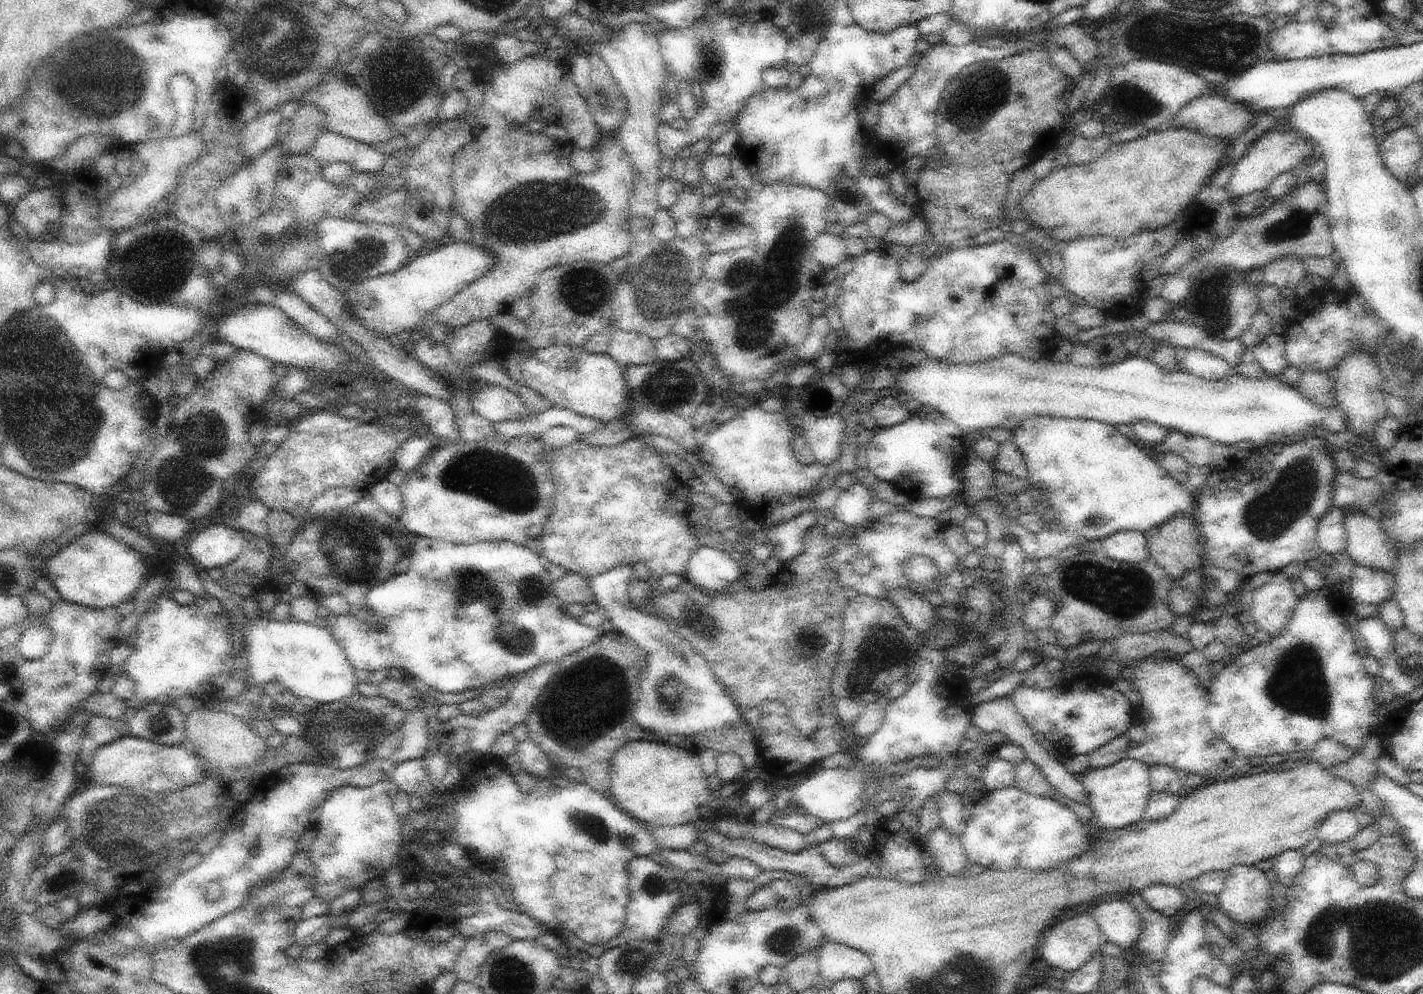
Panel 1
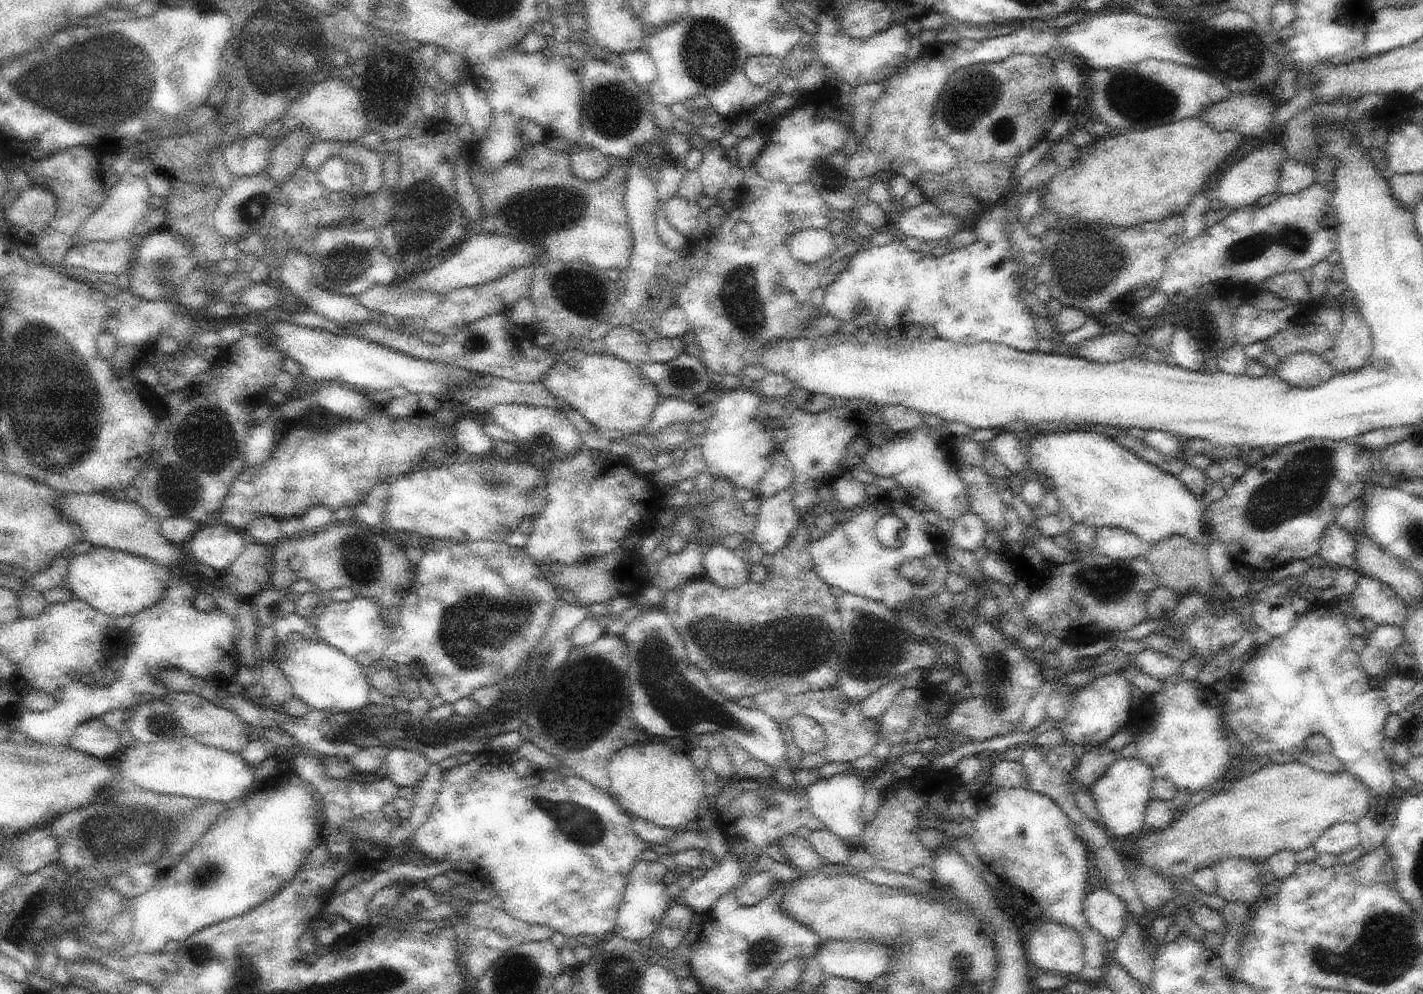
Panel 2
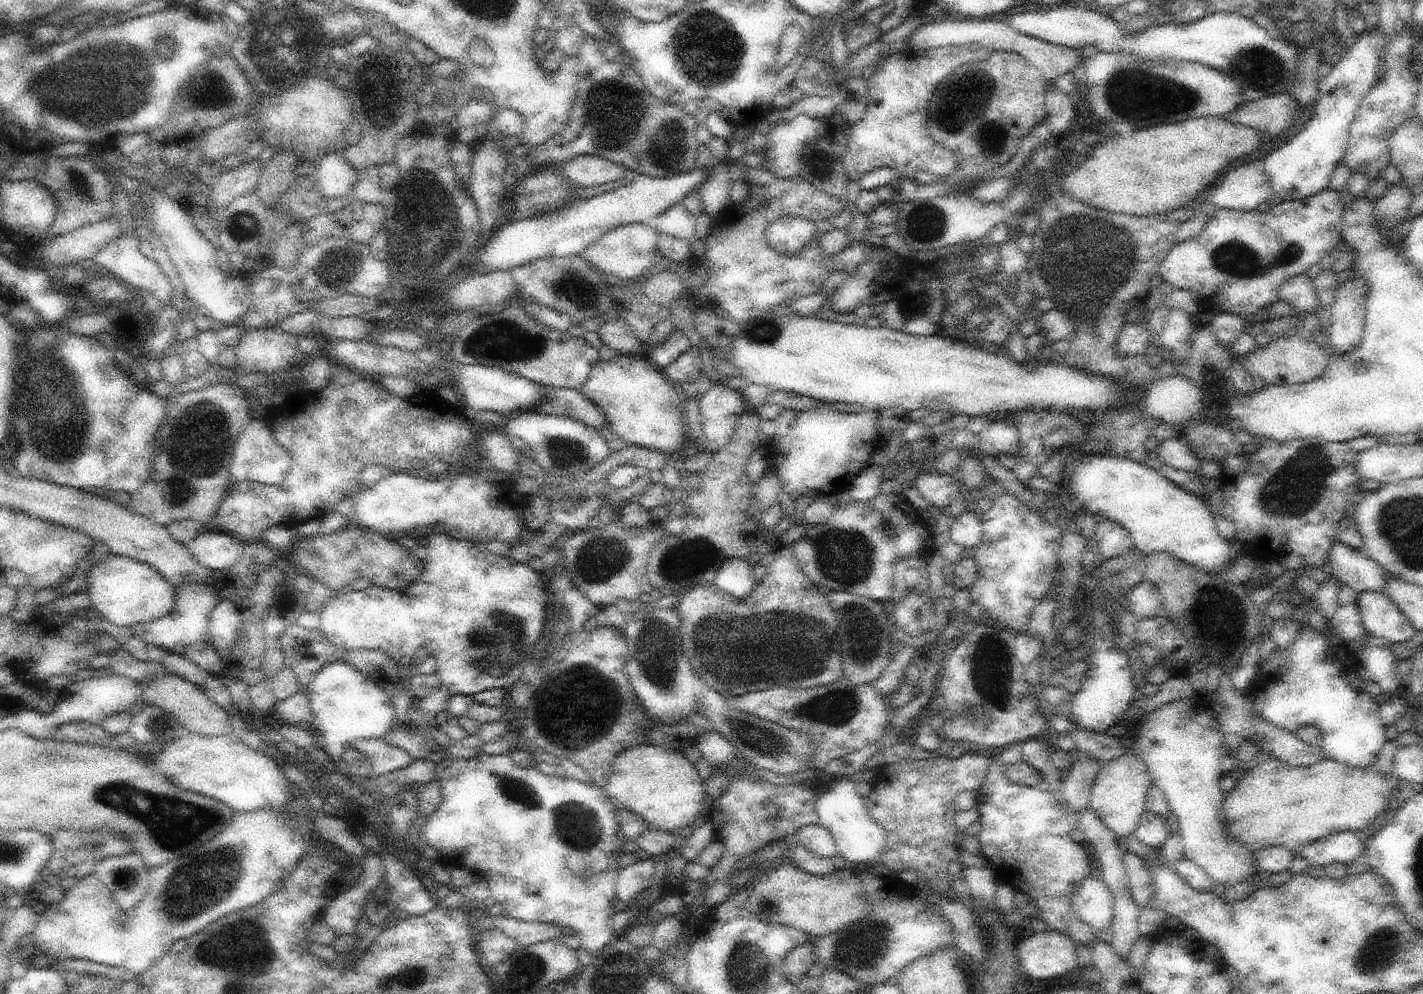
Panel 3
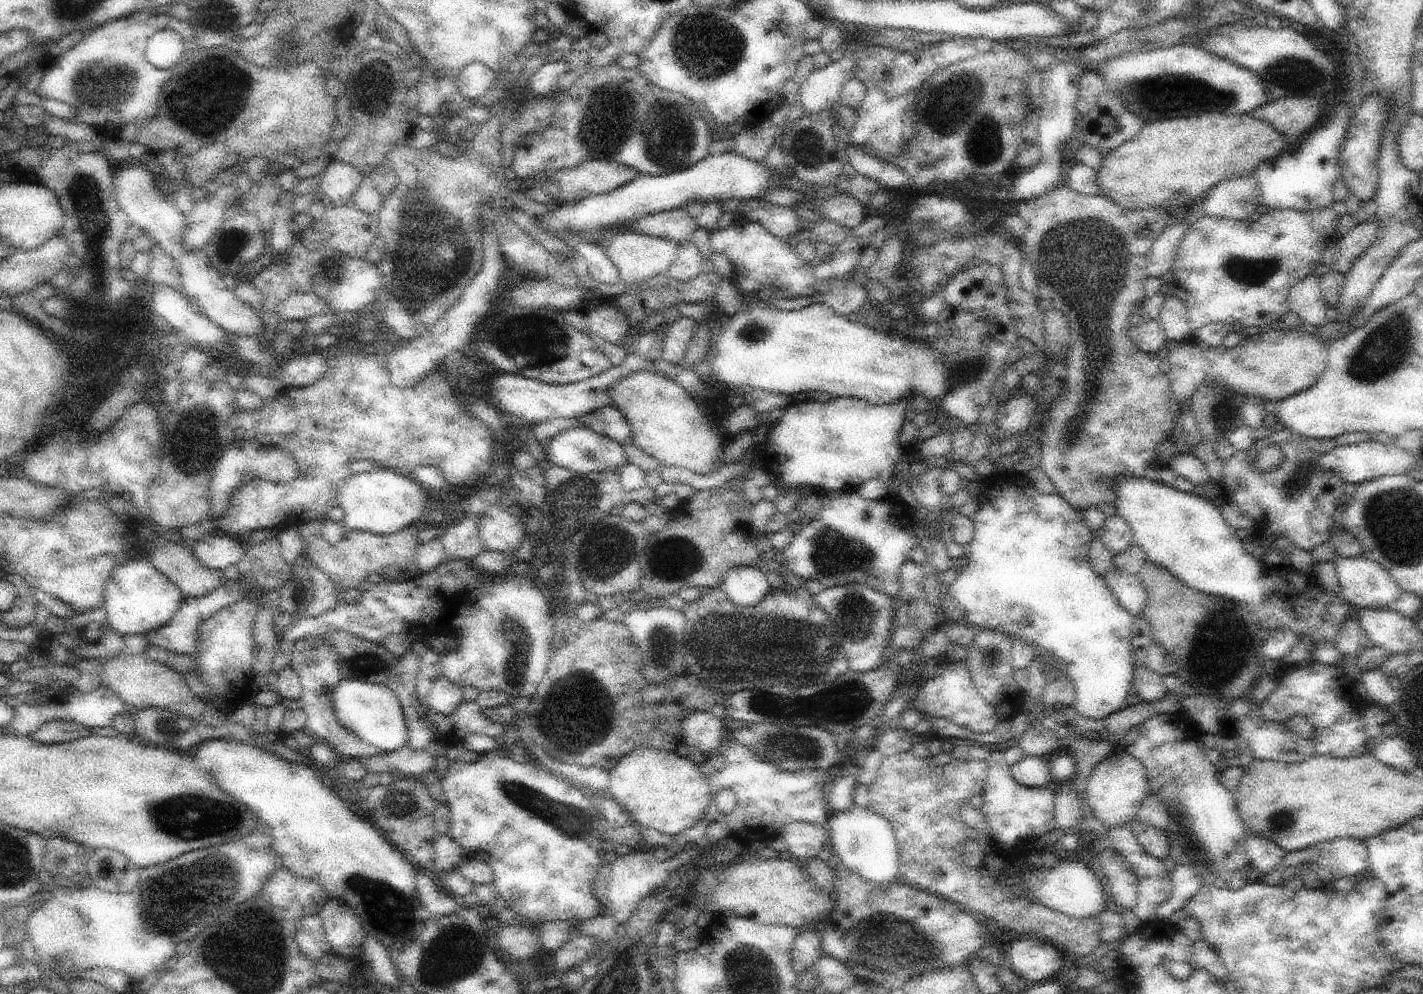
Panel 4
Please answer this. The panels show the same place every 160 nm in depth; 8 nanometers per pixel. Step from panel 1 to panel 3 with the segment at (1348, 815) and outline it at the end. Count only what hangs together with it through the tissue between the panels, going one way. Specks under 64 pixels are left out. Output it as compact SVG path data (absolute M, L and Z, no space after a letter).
M1343 831L1311 843L1297 857L1312 866L1328 867L1328 864L1334 863L1344 863L1348 866L1365 850L1366 843L1359 834Z

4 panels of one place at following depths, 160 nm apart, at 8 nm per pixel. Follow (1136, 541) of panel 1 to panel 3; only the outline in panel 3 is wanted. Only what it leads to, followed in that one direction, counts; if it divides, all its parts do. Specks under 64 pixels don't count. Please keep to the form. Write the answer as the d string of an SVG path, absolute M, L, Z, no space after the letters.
M1106 518L1099 519L1095 540L1103 559L1124 556L1126 552L1135 550L1135 543L1130 532L1127 532L1120 524Z

